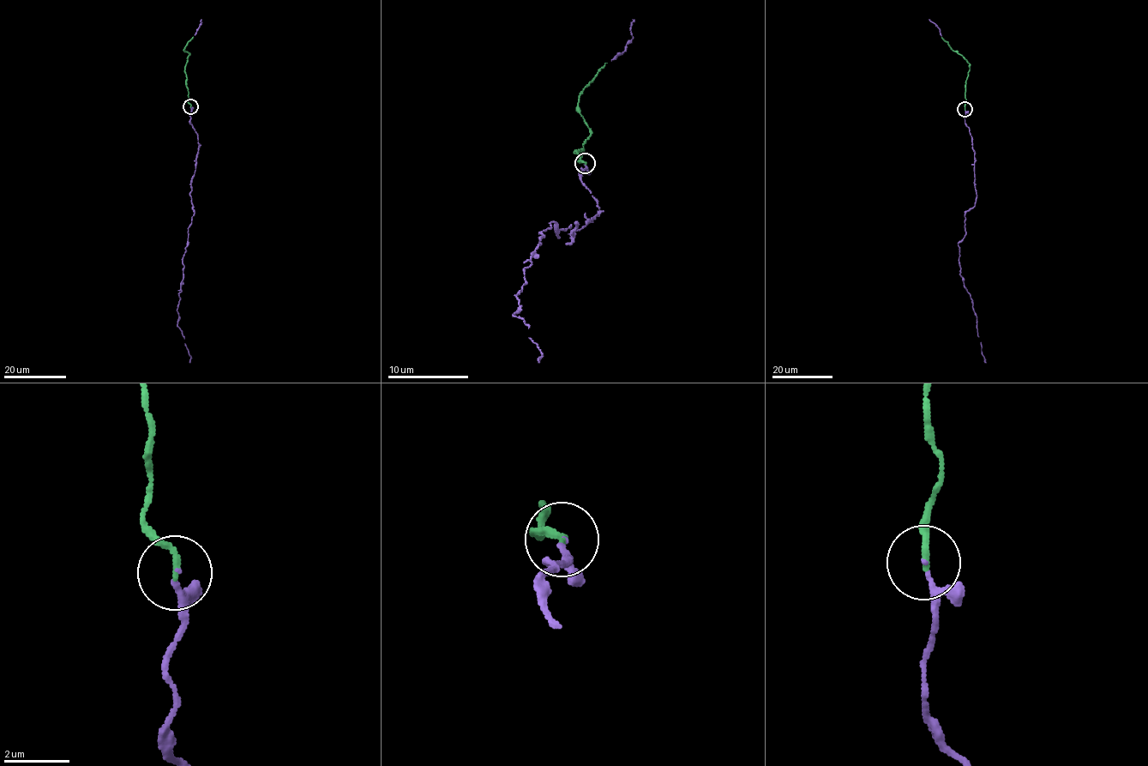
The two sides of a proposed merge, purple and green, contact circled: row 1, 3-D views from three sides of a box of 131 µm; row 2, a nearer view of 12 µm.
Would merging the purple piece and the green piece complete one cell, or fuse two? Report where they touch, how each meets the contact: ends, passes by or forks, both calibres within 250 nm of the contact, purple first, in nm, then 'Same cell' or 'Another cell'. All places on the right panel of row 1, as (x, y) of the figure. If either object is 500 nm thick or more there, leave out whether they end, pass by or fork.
Place: (964, 109). At the ring purple ends. At the ring green ends. Thickness 120 nm (purple) against 200 nm. Same cell

